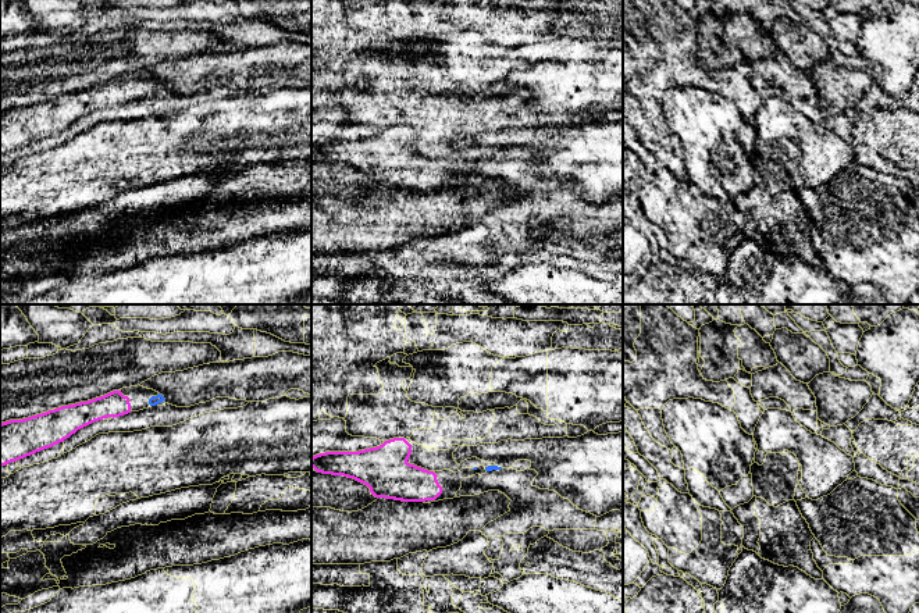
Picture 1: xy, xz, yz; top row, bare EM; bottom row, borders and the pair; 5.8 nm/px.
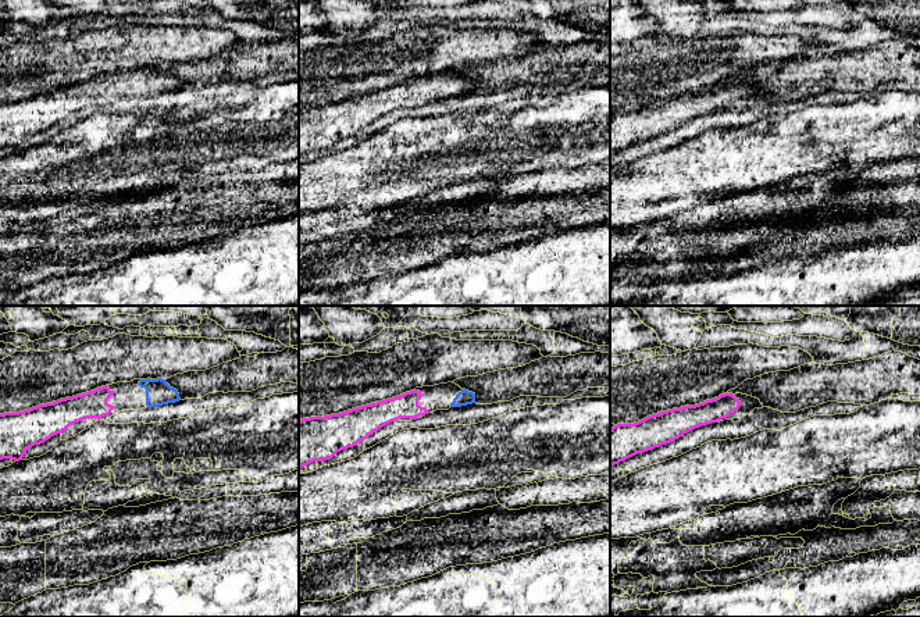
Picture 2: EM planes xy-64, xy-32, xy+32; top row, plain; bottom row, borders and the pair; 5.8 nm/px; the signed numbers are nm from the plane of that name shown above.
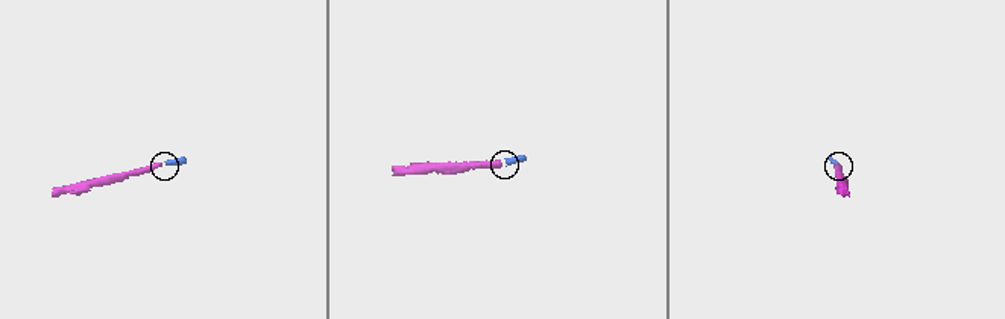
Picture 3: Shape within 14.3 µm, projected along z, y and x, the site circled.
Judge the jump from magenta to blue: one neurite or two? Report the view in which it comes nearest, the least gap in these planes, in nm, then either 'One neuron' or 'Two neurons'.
Closest in xy. Distance 110 nm. One neuron

